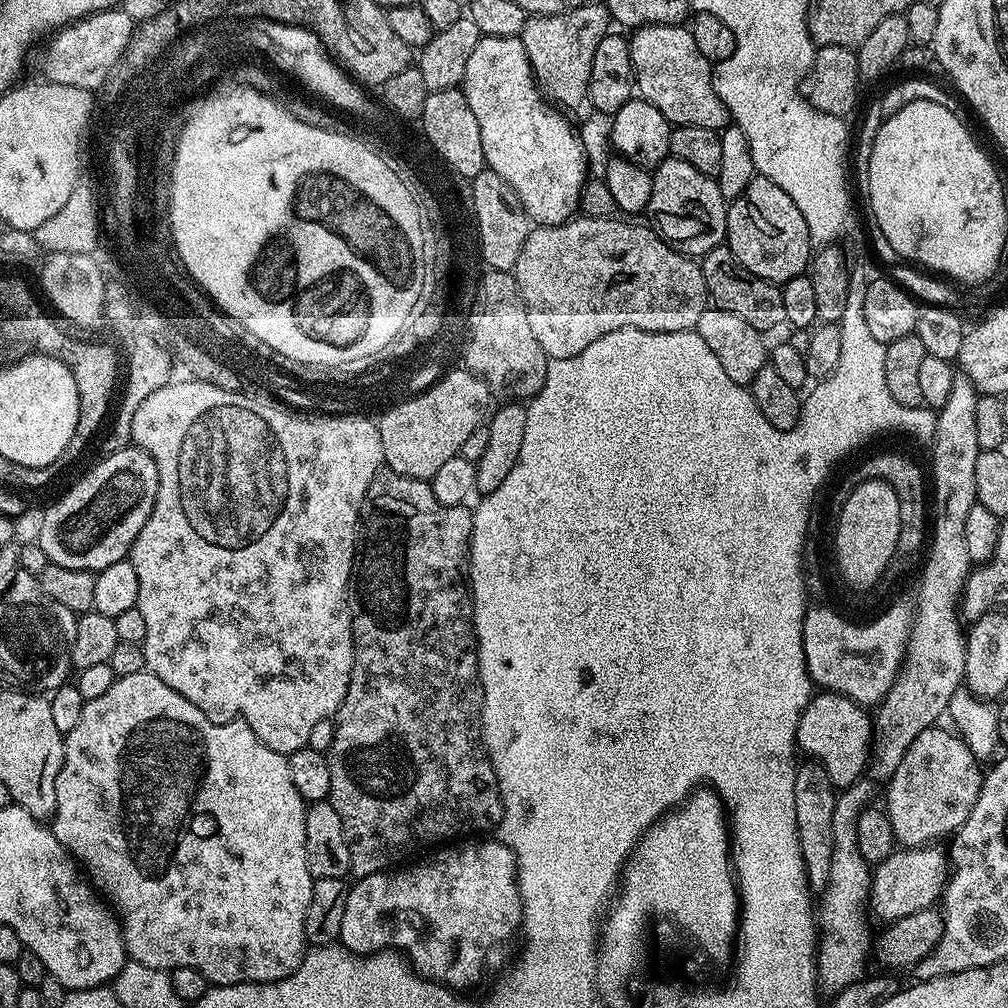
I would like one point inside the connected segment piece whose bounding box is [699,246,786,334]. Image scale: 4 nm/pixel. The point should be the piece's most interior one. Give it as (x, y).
(731, 287)

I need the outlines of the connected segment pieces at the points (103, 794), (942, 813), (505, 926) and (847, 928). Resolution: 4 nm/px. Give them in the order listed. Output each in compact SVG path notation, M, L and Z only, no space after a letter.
M145 670L138 674L117 676L115 682L110 686L110 690L106 690L106 694L102 694L99 698L93 700L85 700L80 721L75 724L74 730L70 730L64 736L64 761L58 770L56 793L58 794L58 802L56 803L56 813L50 821L50 835L68 851L69 856L83 865L87 875L95 881L98 888L98 883L100 883L101 889L99 888L99 891L111 901L119 919L122 921L124 950L131 959L142 962L142 966L163 968L165 970L171 970L178 966L190 966L203 974L209 985L212 986L221 984L269 984L275 980L285 980L290 974L294 974L294 970L298 970L298 966L304 961L306 951L304 923L306 922L306 910L310 906L312 885L314 883L314 878L310 874L310 866L306 866L306 801L298 794L298 790L294 790L294 781L290 778L287 755L283 752L270 750L270 746L262 743L258 738L258 734L254 734L254 730L250 730L250 726L246 721L238 719L225 724L210 722L210 718L206 718L206 714L202 714L202 710L198 710L198 706L186 702L186 698L182 698L182 694L178 694L178 690L170 690L170 686L166 686L166 682L162 682L162 678L158 678L153 672Z
M940 727L922 730L922 734L910 742L910 750L906 750L902 762L898 762L898 770L894 770L886 784L890 826L894 826L897 845L904 848L932 846L939 841L936 840L939 836L959 833L984 786L981 761L976 759L970 746L966 746L955 731Z
M488 838L477 839L480 840L477 844L460 842L445 847L440 850L445 852L438 853L433 860L424 860L413 868L400 866L395 870L359 877L356 884L348 889L339 943L358 956L368 956L381 950L403 950L419 975L453 990L464 990L460 988L478 983L484 972L484 959L515 932L517 935L522 924L520 887L516 884L516 855L499 839L484 839Z
M868 779L855 780L850 787L843 789L837 795L834 806L834 859L830 862L830 878L822 893L824 901L821 904L819 901L818 904L818 924L822 929L822 935L818 940L818 955L816 957L818 984L825 993L828 991L828 994L841 992L846 986L863 980L869 971L868 960L870 964L870 957L874 952L874 932L872 936L871 930L868 929L868 920L870 921L868 896L872 892L873 869L866 862L866 858L862 858L856 837L856 819L865 808L873 803L872 795L876 792L875 782Z

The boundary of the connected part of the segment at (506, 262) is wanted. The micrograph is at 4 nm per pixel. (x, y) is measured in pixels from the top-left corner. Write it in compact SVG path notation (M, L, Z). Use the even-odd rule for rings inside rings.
M485 170L473 179L472 198L476 229L480 232L481 252L478 256L493 272L512 272L530 231L530 217L518 194L514 194L510 182L506 182L502 174Z

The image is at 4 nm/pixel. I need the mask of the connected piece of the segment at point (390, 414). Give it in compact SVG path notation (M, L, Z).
M466 372L450 376L449 379L414 404L405 404L398 409L389 407L384 418L379 419L382 454L387 471L415 480L431 481L445 462L460 455L462 442L466 442L466 438L470 438L470 434L474 434L474 430L485 423L490 401L486 382Z

